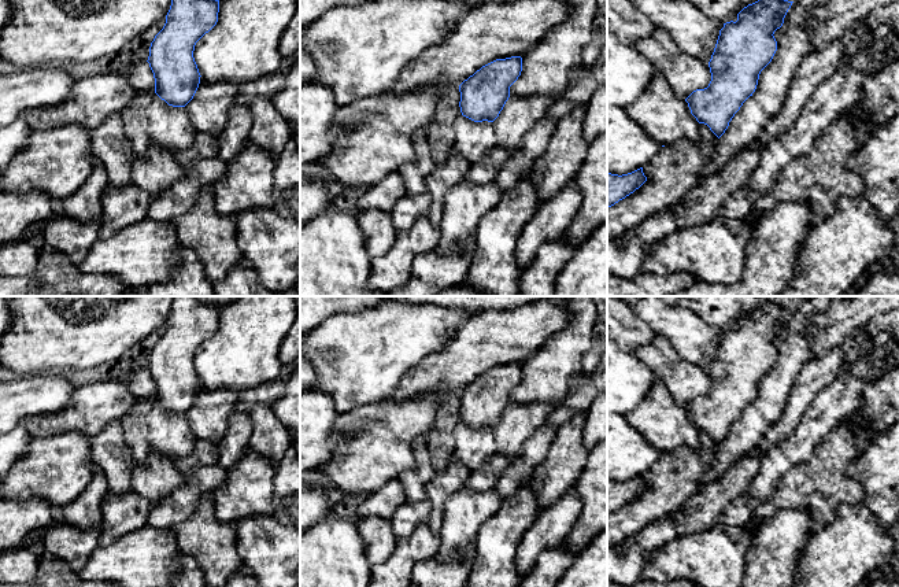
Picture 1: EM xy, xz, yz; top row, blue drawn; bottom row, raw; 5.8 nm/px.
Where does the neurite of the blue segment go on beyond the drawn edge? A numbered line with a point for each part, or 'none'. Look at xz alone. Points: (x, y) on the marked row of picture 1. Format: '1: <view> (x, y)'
none

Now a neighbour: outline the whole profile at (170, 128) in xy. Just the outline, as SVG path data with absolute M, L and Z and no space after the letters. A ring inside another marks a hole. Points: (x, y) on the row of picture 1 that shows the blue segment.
M156 93L145 108L149 121L149 140L170 152L188 149L193 145L197 130L185 107L173 107Z

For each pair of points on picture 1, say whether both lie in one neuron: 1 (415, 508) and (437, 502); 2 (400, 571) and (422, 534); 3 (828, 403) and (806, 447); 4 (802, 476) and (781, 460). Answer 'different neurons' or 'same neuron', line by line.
1: different neurons
2: same neuron
3: same neuron
4: different neurons

